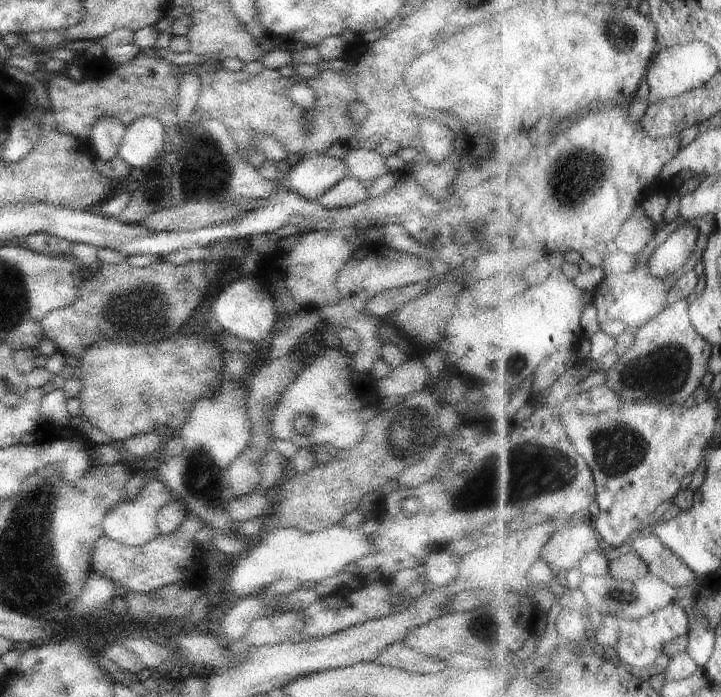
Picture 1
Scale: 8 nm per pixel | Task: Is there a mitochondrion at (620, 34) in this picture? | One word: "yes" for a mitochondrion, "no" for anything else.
yes

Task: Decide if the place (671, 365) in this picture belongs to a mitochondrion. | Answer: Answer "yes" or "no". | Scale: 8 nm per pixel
yes

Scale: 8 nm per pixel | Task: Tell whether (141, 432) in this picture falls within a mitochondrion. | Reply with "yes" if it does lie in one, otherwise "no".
no

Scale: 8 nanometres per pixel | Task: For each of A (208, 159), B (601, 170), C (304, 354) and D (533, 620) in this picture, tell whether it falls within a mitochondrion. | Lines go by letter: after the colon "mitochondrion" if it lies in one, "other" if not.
A: mitochondrion
B: mitochondrion
C: other
D: other

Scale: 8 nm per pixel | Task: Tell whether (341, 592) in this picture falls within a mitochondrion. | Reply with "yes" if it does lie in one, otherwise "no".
no

